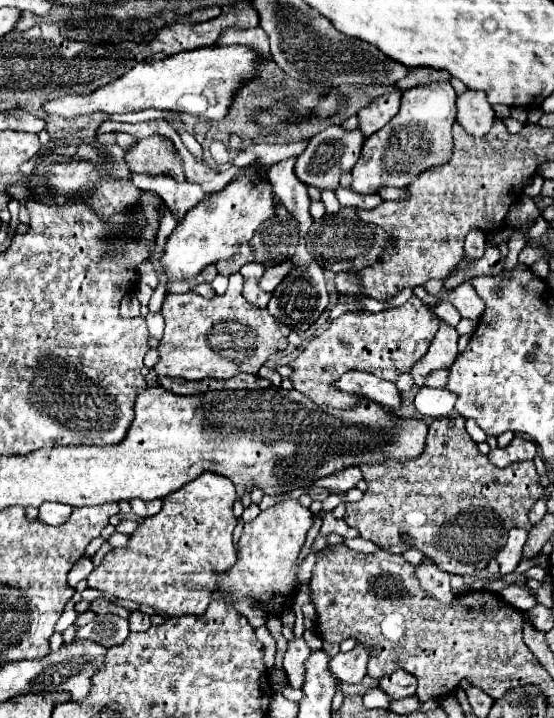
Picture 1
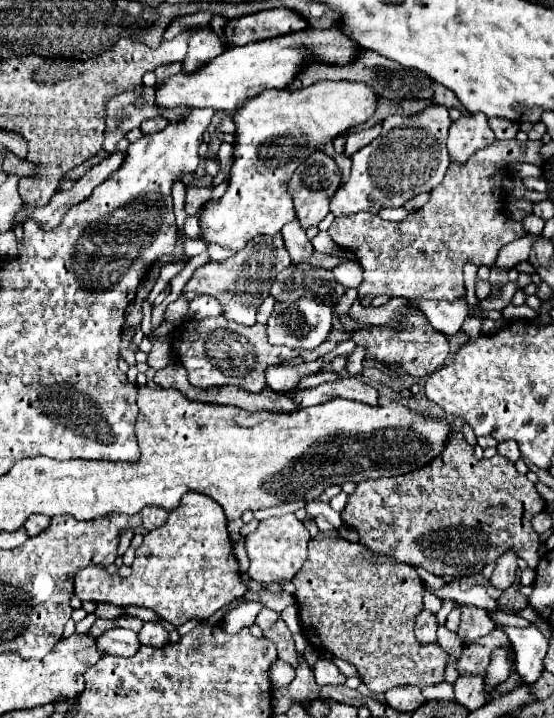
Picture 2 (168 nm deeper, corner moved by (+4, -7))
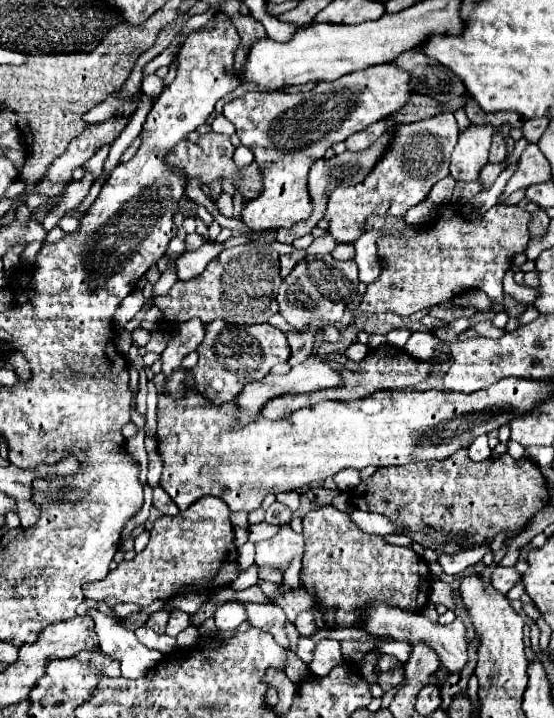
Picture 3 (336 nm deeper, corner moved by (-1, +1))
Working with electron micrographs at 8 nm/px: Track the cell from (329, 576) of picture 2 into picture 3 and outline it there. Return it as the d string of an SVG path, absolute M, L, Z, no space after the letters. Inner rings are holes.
M333 505L309 511L303 517L305 555L301 567L303 585L313 585L323 609L335 611L337 629L359 629L367 603L387 603L409 613L421 613L429 601L431 573L415 551L387 543L379 535L367 535Z

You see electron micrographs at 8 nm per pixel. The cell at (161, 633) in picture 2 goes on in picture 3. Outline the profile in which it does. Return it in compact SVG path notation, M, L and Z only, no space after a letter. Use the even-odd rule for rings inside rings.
M173 611L171 617L169 617L169 623L167 623L165 633L171 635L171 637L177 637L187 625L189 625L189 615L183 613L183 611Z

